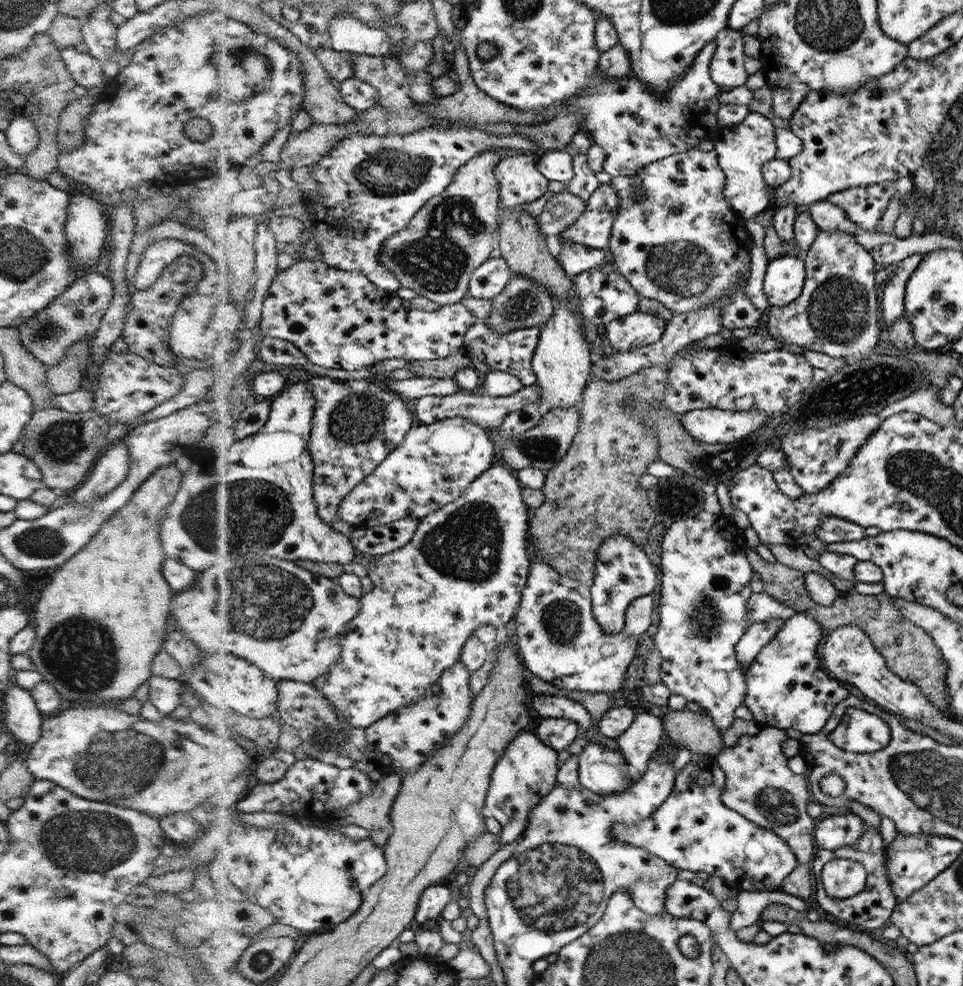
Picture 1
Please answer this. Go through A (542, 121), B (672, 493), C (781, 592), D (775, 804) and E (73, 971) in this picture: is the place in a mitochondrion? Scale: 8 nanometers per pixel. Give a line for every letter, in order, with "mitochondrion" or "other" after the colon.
A: other
B: mitochondrion
C: other
D: mitochondrion
E: other

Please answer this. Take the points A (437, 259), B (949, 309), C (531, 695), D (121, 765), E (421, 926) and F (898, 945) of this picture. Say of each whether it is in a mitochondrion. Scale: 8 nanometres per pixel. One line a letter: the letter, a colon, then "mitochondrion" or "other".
A: mitochondrion
B: mitochondrion
C: other
D: mitochondrion
E: other
F: other

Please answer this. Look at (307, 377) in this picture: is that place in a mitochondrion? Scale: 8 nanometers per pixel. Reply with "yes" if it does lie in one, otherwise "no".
no

